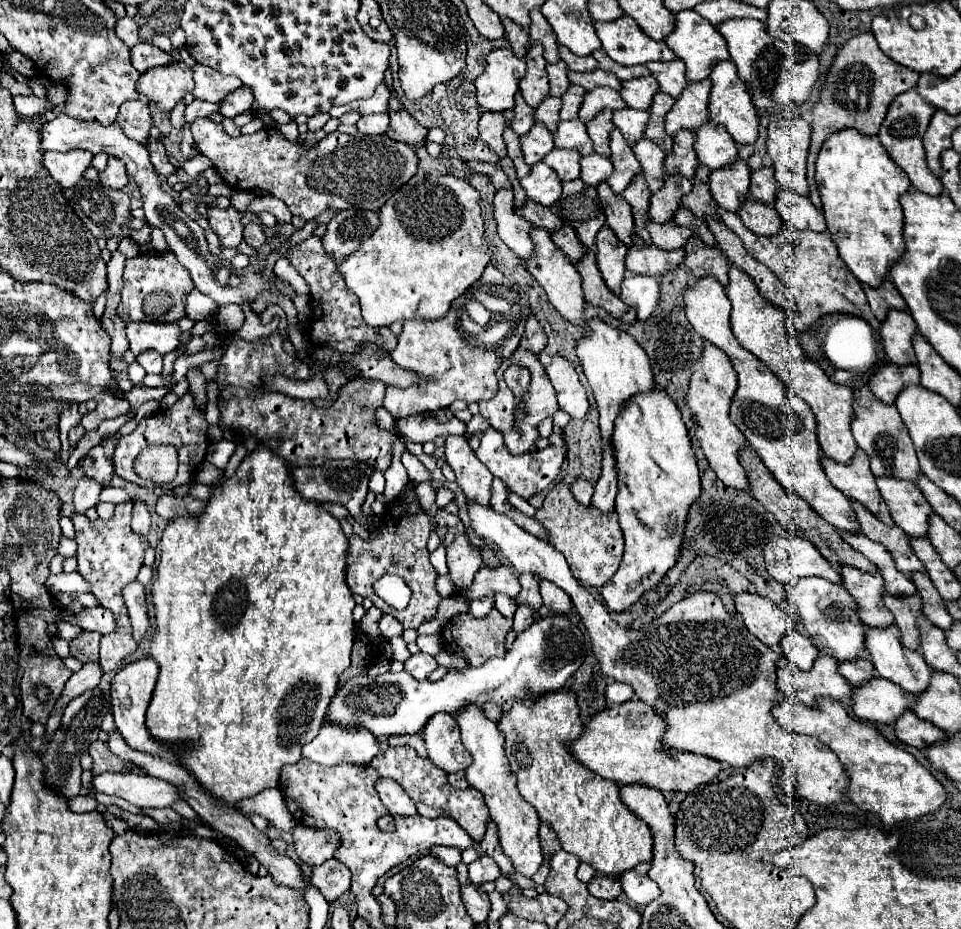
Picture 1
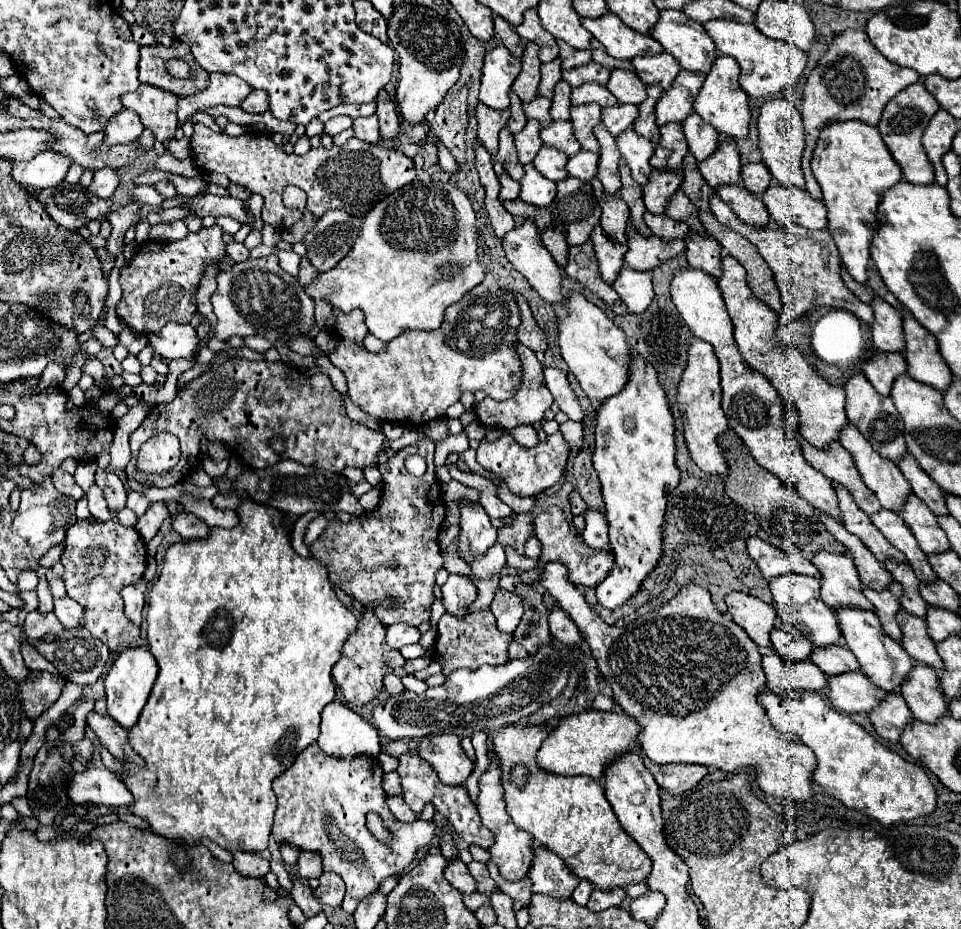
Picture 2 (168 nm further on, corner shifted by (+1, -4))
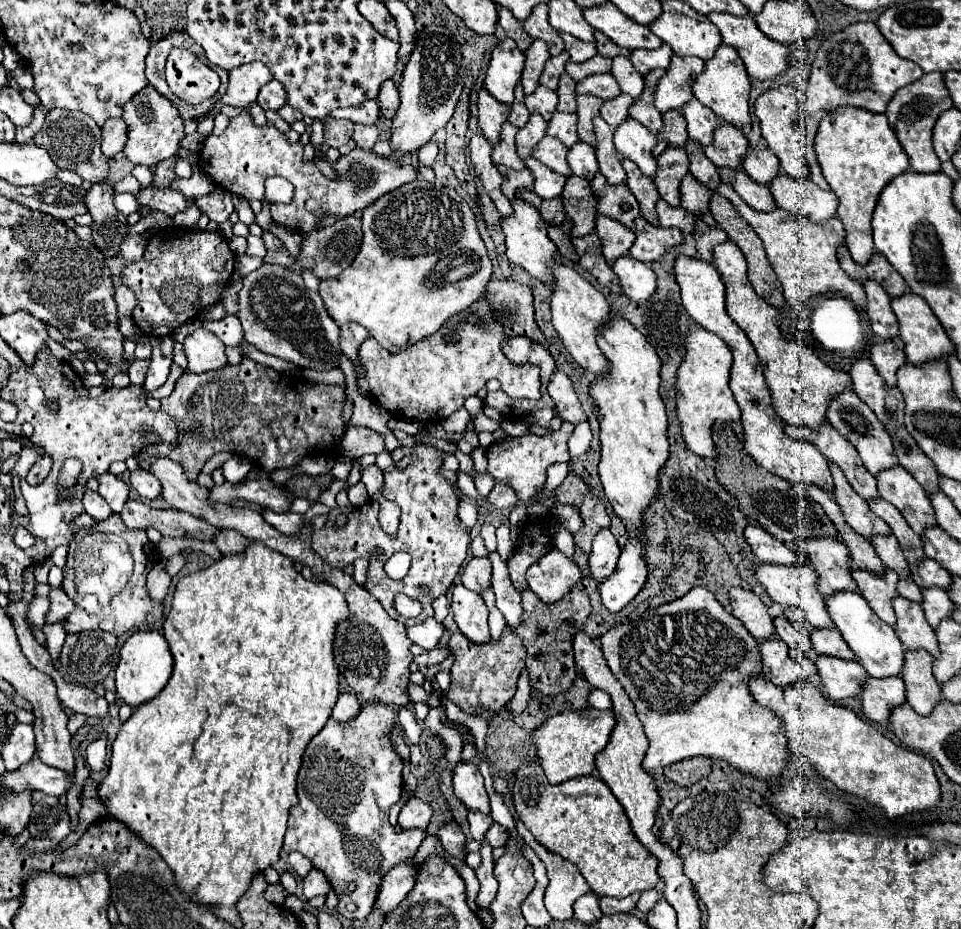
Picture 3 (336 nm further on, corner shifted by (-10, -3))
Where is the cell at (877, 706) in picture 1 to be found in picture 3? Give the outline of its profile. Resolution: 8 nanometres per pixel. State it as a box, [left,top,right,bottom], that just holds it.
[814,656,868,700]

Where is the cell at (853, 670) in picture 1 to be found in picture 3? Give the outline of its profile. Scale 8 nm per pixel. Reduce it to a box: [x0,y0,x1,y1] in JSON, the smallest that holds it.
[812,630,854,660]

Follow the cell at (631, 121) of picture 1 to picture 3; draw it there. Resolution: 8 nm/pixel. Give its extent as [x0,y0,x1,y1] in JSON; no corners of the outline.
[600,94,634,128]

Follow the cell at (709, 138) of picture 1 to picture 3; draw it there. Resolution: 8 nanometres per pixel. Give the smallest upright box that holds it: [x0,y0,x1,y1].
[682,98,718,146]

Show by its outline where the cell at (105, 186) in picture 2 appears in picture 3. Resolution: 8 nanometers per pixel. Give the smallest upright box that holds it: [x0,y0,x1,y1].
[84,182,130,258]

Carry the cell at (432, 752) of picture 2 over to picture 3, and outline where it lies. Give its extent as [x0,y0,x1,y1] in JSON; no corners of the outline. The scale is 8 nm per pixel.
[452,764,490,814]

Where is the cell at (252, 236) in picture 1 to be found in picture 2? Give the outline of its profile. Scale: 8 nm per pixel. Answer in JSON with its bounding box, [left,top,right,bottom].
[227,243,249,263]

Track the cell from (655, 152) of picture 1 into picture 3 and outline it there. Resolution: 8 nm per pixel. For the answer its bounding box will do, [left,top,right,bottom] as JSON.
[614,118,656,176]

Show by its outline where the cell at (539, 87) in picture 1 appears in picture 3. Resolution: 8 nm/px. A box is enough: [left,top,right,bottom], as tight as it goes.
[522,40,550,94]

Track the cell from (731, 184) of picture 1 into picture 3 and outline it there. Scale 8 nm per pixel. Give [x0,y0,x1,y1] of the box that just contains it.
[706,122,748,168]

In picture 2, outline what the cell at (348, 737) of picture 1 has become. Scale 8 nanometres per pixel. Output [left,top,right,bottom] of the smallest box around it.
[317,701,381,759]

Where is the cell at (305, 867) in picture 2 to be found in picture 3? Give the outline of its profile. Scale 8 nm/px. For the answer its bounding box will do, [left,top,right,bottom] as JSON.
[304,868,330,900]

